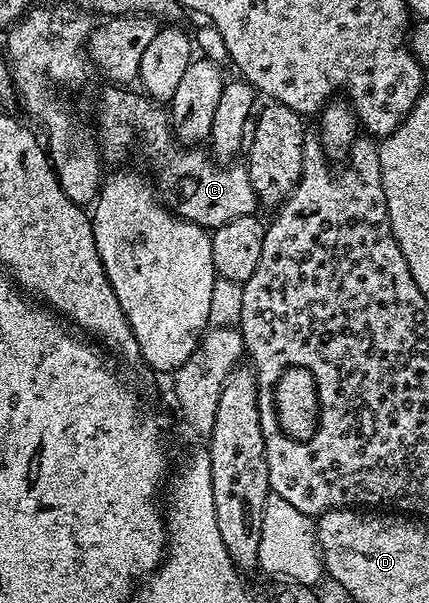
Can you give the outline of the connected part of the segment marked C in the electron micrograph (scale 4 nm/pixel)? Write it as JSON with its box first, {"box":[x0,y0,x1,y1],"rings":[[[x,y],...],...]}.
{"box":[95,84,259,232],"rings":[[[115,84],[104,85],[104,90],[95,98],[95,118],[99,121],[97,141],[102,153],[111,158],[119,158],[139,136],[139,146],[155,173],[153,185],[158,193],[160,202],[179,218],[189,220],[193,224],[213,232],[221,224],[229,224],[229,220],[237,220],[237,216],[255,214],[259,206],[259,197],[253,192],[253,184],[249,184],[249,172],[246,165],[220,164],[206,149],[188,148],[175,140],[169,125],[169,114],[160,103],[137,95],[131,88],[120,88]]]}

